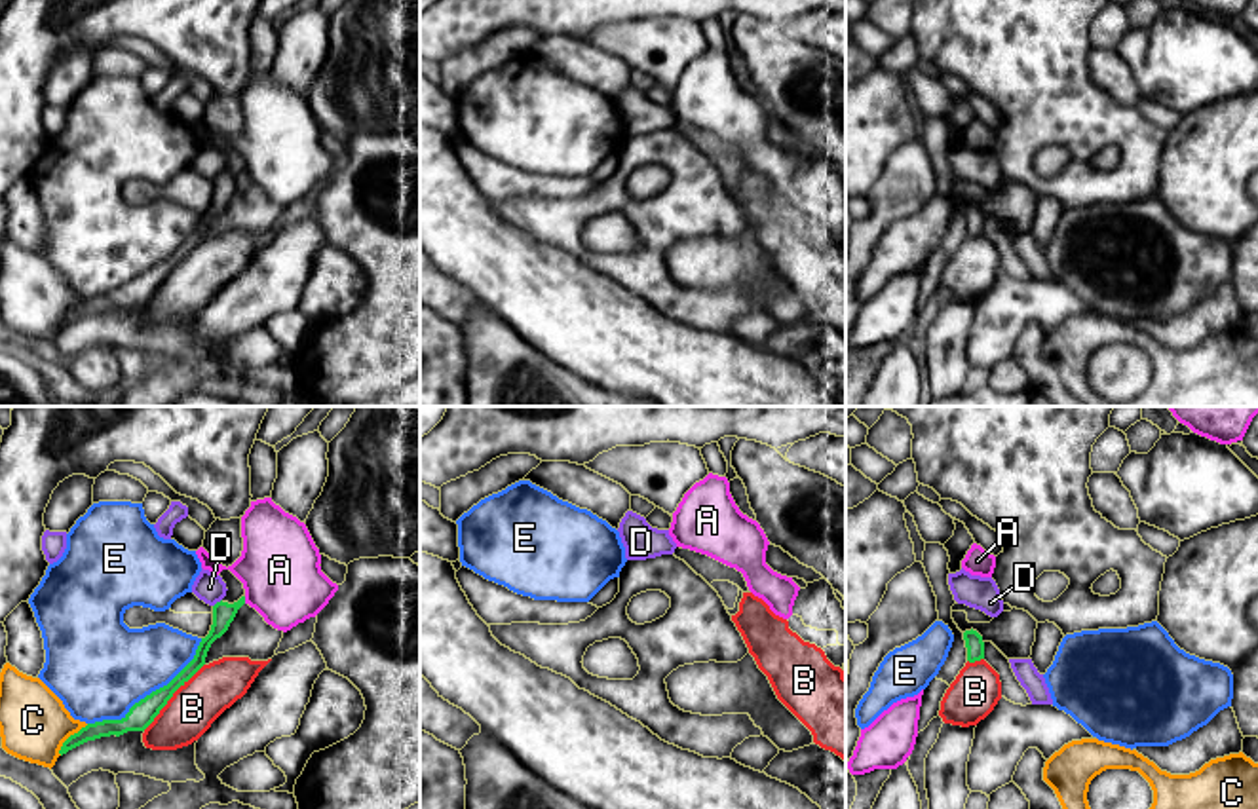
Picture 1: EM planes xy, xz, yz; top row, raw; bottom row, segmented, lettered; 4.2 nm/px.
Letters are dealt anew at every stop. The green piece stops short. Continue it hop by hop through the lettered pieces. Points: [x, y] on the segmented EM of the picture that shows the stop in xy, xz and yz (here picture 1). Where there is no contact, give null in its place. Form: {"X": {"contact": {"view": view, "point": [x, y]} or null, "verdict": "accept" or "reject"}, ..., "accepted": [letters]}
{"A": {"contact": {"view": "xy", "point": [244, 601]}, "verdict": "reject"}, "B": {"contact": {"view": "xy", "point": [171, 696]}, "verdict": "reject"}, "C": {"contact": {"view": "xy", "point": [71, 735]}, "verdict": "reject"}, "D": {"contact": {"view": "xy", "point": [217, 602]}, "verdict": "reject"}, "E": {"contact": {"view": "xy", "point": [151, 694]}, "verdict": "reject"}, "accepted": []}

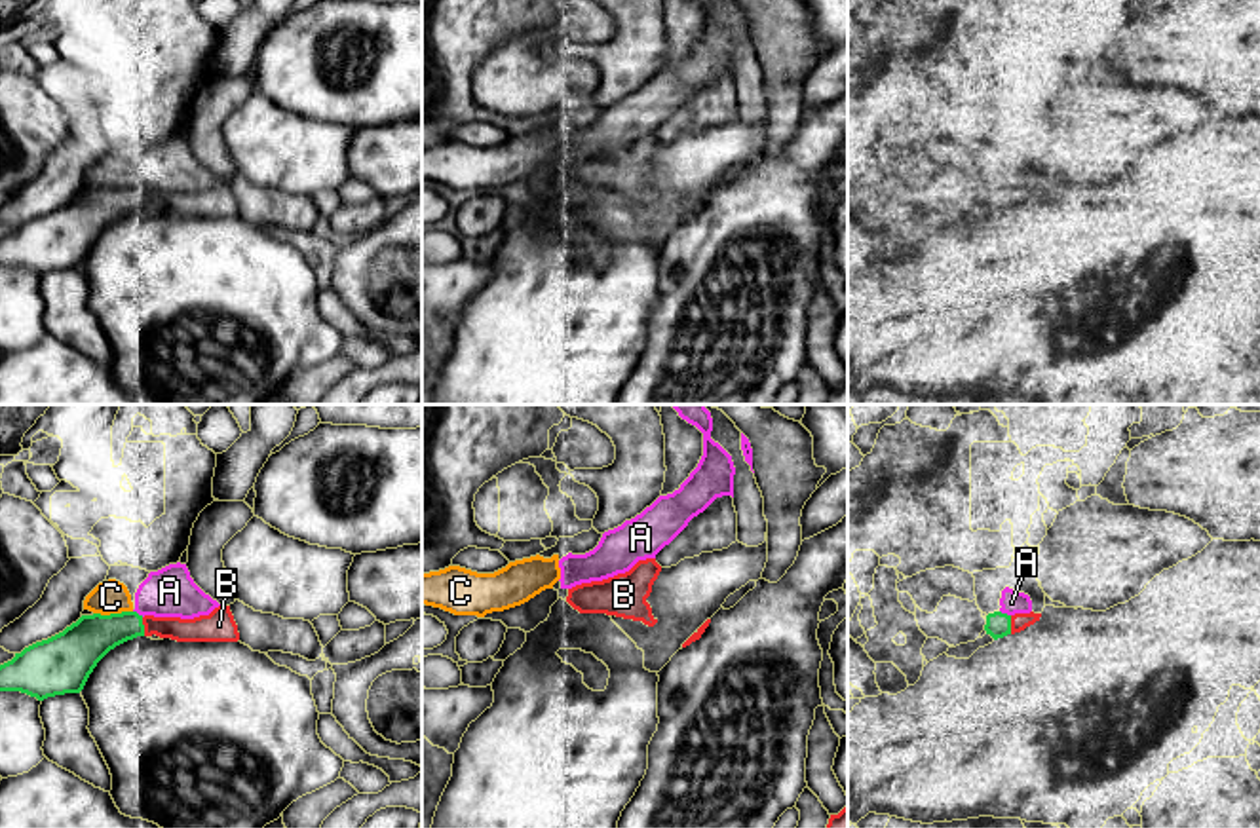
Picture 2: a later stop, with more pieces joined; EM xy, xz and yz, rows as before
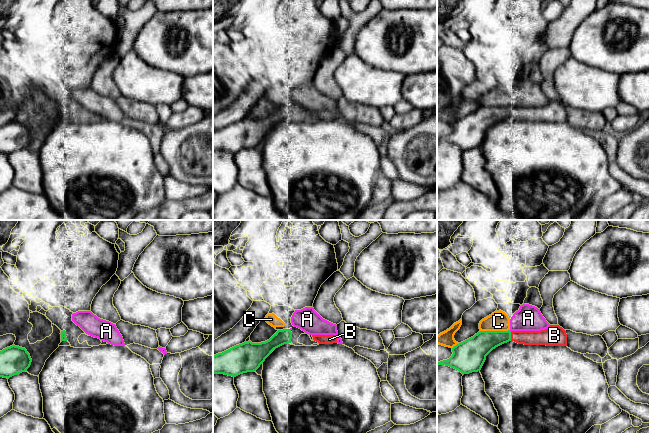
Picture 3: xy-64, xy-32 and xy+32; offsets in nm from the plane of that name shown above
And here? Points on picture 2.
{"A": {"contact": {"view": "yz", "point": [1006, 614]}, "verdict": "reject"}, "B": {"contact": {"view": "xy", "point": [143, 627]}, "verdict": "accept"}, "C": {"contact": {"view": "xy", "point": [113, 614]}, "verdict": "reject"}, "accepted": ["B"]}

